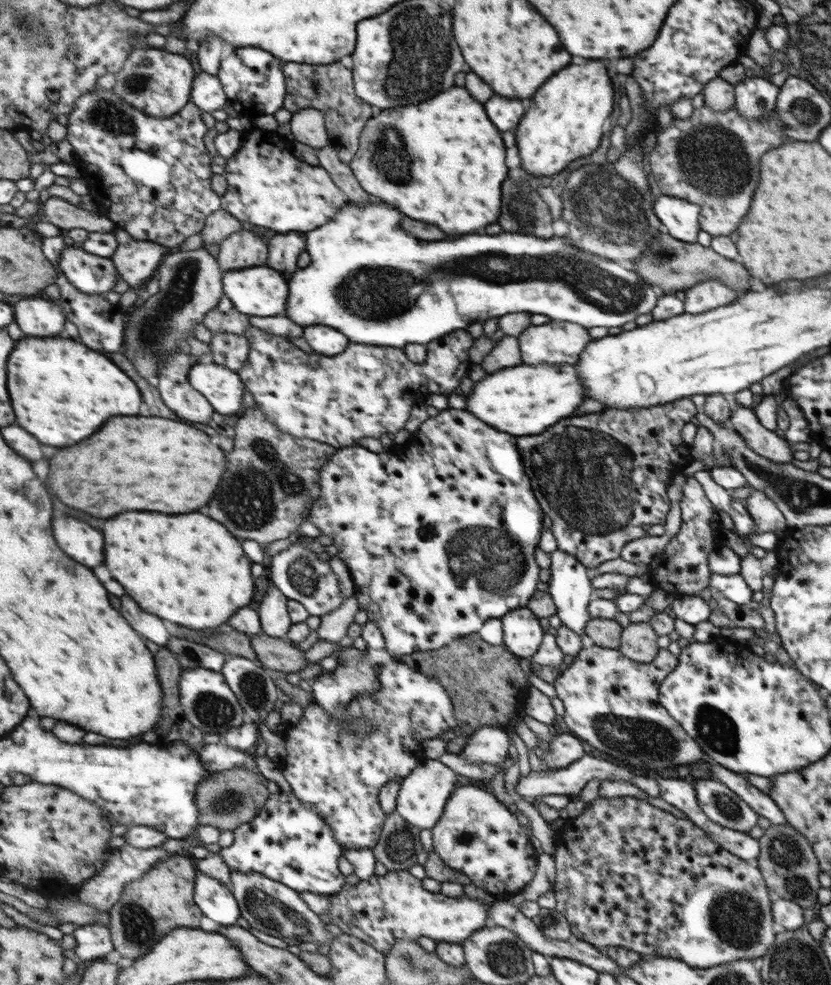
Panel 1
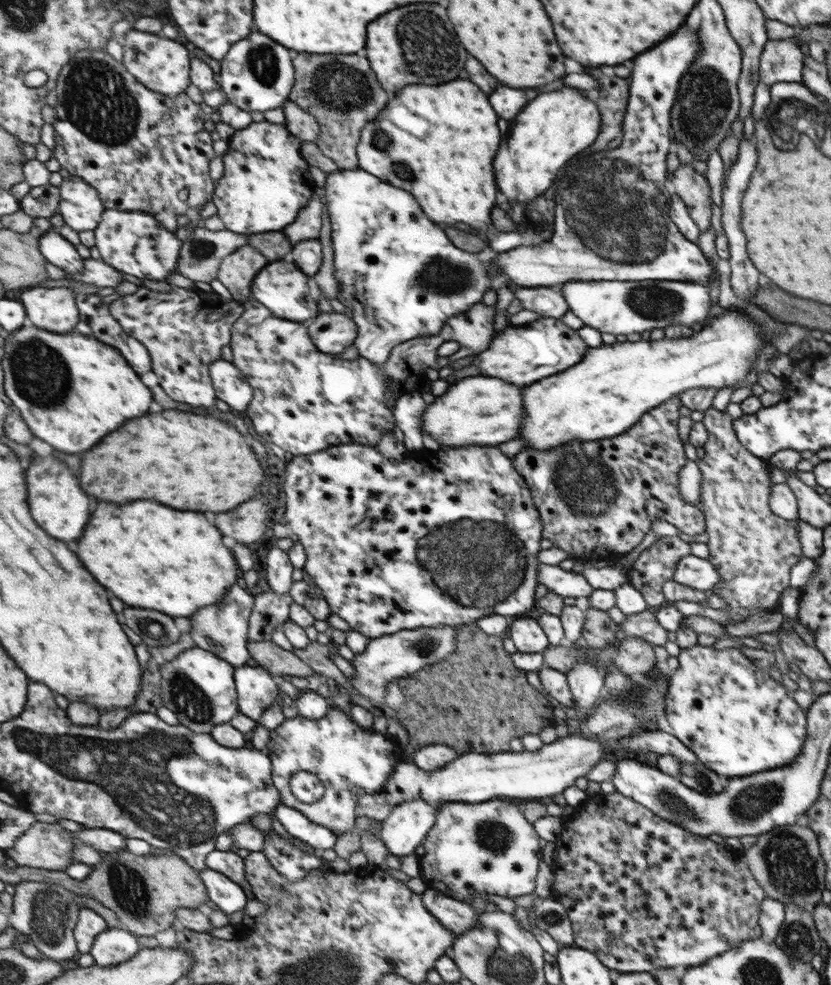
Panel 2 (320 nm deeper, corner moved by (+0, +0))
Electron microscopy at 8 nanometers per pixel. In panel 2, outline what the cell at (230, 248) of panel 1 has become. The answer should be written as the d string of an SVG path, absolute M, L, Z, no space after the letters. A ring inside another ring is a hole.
M242 248L239 254L230 254L229 258L222 260L218 274L218 280L238 303L245 303L252 298L255 276L265 268L265 256L257 248Z

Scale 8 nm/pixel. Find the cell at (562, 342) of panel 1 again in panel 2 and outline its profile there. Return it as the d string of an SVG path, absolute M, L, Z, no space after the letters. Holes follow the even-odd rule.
M540 316L529 324L495 333L487 348L474 356L470 364L479 370L481 376L501 378L515 386L526 387L578 364L587 350L588 346L576 330L565 326L560 319Z

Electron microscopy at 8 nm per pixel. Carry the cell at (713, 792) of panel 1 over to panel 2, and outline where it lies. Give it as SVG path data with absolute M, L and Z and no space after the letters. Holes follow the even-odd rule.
M697 762L691 764L680 763L677 780L687 788L697 792L705 792L709 795L722 791L729 778L725 778L725 776L719 778L715 772L707 770L703 764Z

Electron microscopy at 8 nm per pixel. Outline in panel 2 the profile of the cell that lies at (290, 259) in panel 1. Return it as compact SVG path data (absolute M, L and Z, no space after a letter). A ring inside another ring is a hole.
M315 194L315 198L311 198L311 204L307 204L299 213L299 222L287 226L285 234L295 246L304 240L319 239L321 228L323 228L323 202L321 196Z

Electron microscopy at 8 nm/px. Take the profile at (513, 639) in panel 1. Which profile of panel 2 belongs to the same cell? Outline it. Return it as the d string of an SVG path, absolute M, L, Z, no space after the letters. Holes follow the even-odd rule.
M531 614L511 620L506 635L515 645L516 652L523 654L541 653L548 649L545 635L537 622L531 620Z

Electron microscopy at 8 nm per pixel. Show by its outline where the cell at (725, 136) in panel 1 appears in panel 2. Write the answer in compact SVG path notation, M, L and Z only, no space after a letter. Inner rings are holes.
M691 163L681 164L672 173L672 183L675 195L686 204L699 233L705 233L710 229L711 216L710 188L705 174L698 175Z

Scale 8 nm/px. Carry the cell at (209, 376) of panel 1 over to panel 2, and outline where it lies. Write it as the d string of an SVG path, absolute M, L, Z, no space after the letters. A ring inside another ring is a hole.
M223 358L215 361L211 365L210 373L218 398L235 410L247 411L254 399L254 388L233 361Z

